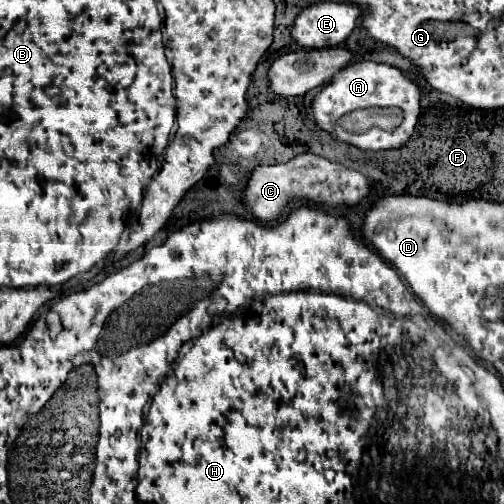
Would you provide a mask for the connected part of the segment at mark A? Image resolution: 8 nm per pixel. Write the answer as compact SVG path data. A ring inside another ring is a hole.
M356 62L350 64L348 68L336 72L332 80L312 98L312 112L314 112L314 122L318 128L326 130L332 134L332 138L352 144L362 152L376 152L376 150L394 150L402 148L408 138L414 132L416 118L420 116L420 88L410 82L398 68L388 66L388 64L376 64L376 62ZM370 106L396 106L404 112L402 124L392 130L392 132L368 132L368 134L350 134L338 126L338 120L356 108L370 108ZM336 134L336 136L334 136Z

